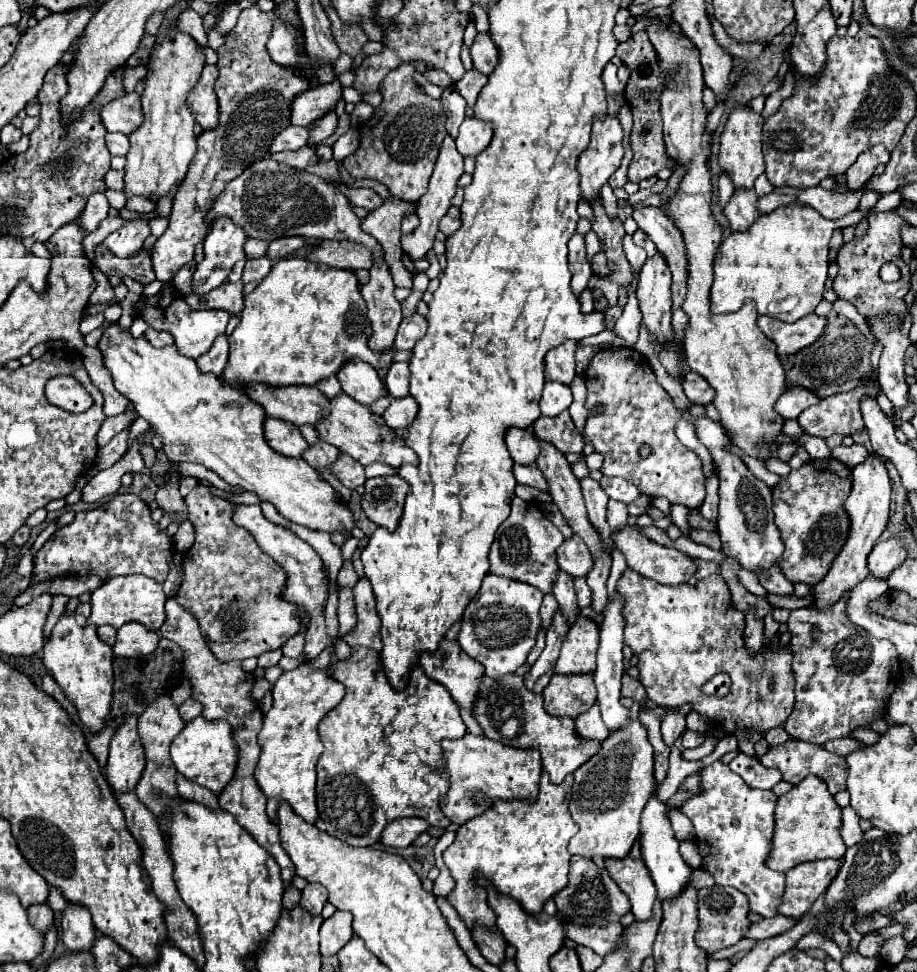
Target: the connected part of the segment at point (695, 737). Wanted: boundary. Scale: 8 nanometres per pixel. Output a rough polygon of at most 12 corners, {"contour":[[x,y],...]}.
{"contour":[[687,730],[681,740],[685,748],[697,748],[703,742],[701,732]]}

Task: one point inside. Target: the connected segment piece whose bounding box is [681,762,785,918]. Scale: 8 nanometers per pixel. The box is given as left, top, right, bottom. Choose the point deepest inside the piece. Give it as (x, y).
(733, 822)

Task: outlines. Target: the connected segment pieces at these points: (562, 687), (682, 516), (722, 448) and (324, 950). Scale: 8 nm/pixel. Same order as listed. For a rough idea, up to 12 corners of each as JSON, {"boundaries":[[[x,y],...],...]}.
{"boundaries":[[[555,674],[547,714],[577,718],[597,700],[593,676]],[[685,506],[671,508],[673,524],[685,534],[691,532]],[[683,418],[713,456],[717,532],[745,570],[773,566],[783,544],[771,488],[729,450],[719,422]],[[335,912],[321,926],[321,954],[335,956],[351,938],[353,914]]]}

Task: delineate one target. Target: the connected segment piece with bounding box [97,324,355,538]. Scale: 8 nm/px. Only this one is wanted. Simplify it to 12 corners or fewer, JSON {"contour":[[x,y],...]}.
{"contour":[[173,344],[97,348],[171,462],[351,538],[349,504],[267,444],[265,410]]}

